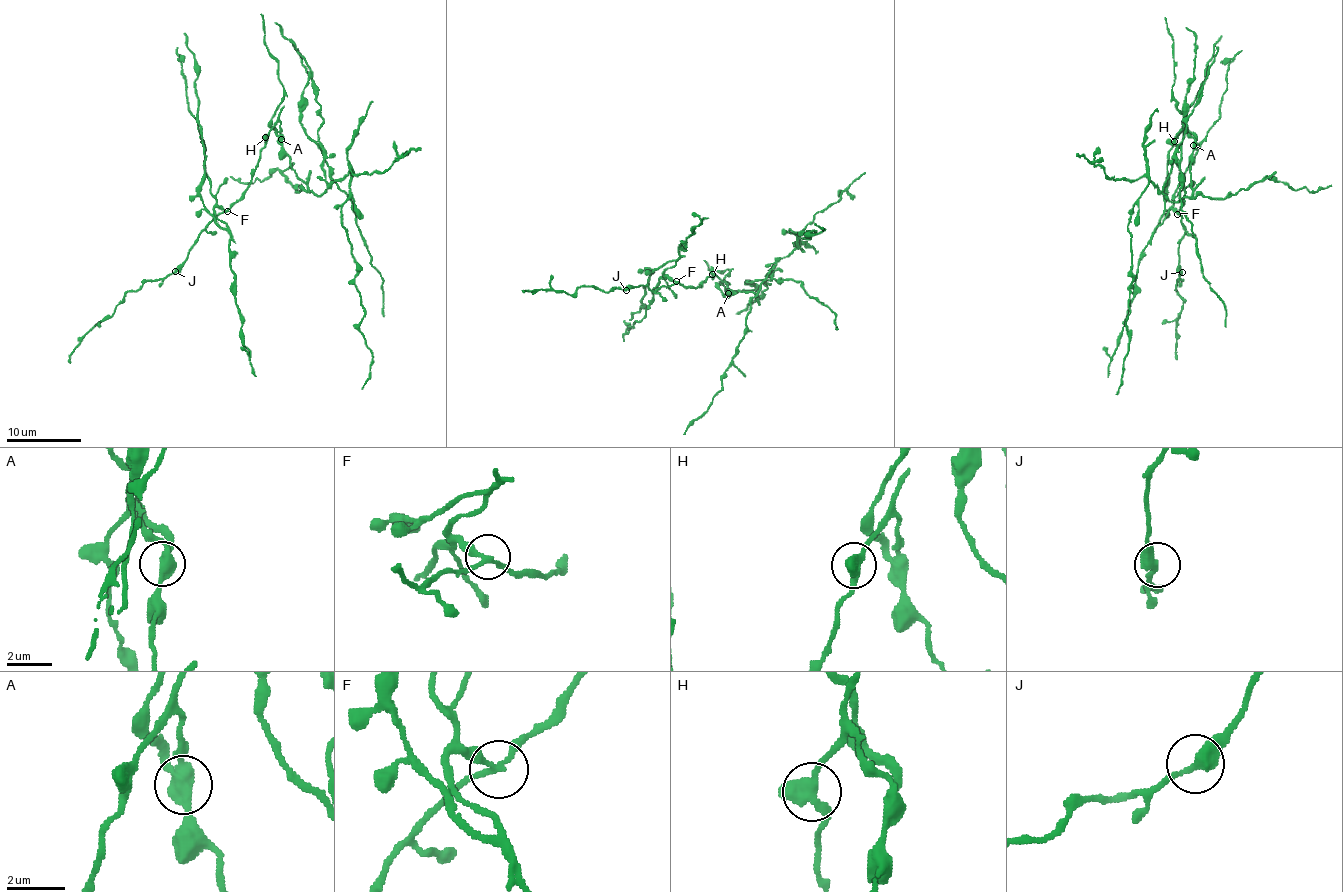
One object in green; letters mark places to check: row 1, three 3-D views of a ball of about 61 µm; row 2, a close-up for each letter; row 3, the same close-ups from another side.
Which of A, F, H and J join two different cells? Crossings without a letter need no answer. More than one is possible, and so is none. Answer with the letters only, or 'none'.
A, F

